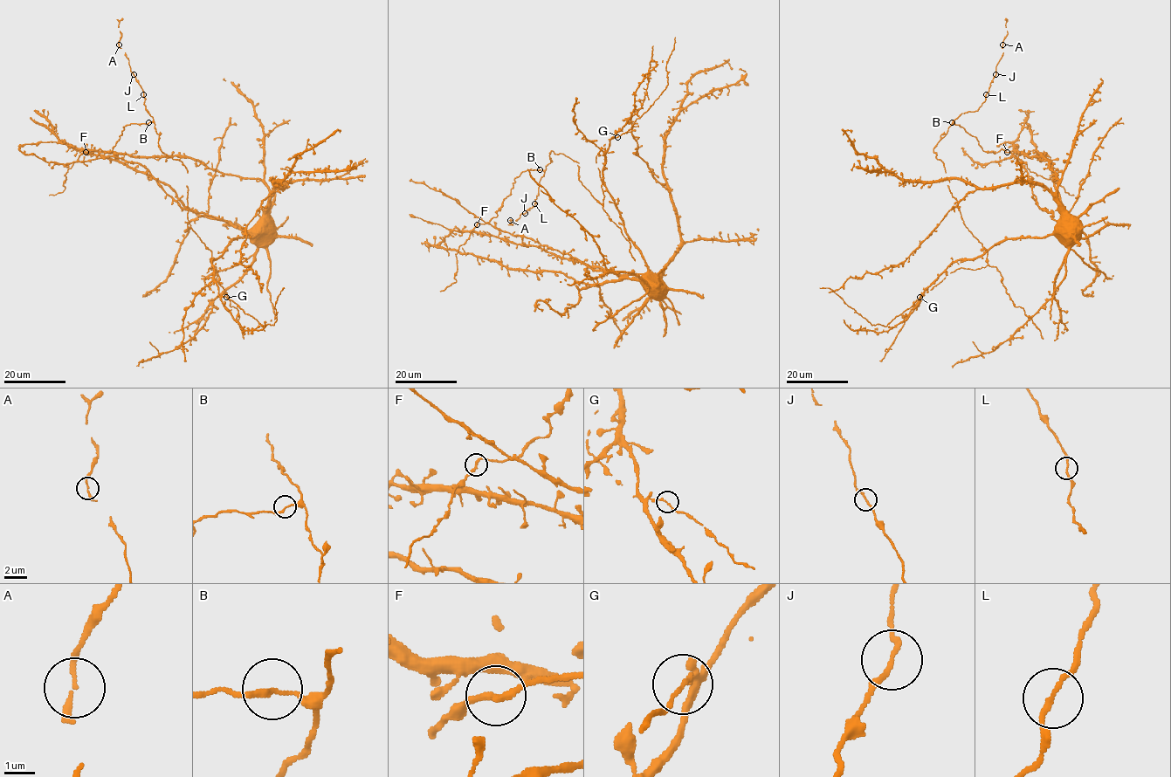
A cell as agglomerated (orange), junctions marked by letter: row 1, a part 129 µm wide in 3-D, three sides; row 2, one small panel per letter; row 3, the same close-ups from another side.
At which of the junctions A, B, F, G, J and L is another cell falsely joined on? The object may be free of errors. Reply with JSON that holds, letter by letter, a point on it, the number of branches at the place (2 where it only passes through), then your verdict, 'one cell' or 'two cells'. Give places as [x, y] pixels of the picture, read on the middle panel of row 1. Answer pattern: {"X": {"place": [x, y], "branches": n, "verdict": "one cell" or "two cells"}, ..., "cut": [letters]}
{"A": {"place": [510, 220], "branches": 2, "verdict": "one cell"}, "B": {"place": [540, 169], "branches": 2, "verdict": "one cell"}, "F": {"place": [477, 224], "branches": 2, "verdict": "one cell"}, "G": {"place": [617, 137], "branches": 2, "verdict": "one cell"}, "J": {"place": [525, 213], "branches": 2, "verdict": "one cell"}, "L": {"place": [534, 203], "branches": 2, "verdict": "one cell"}, "cut": []}

